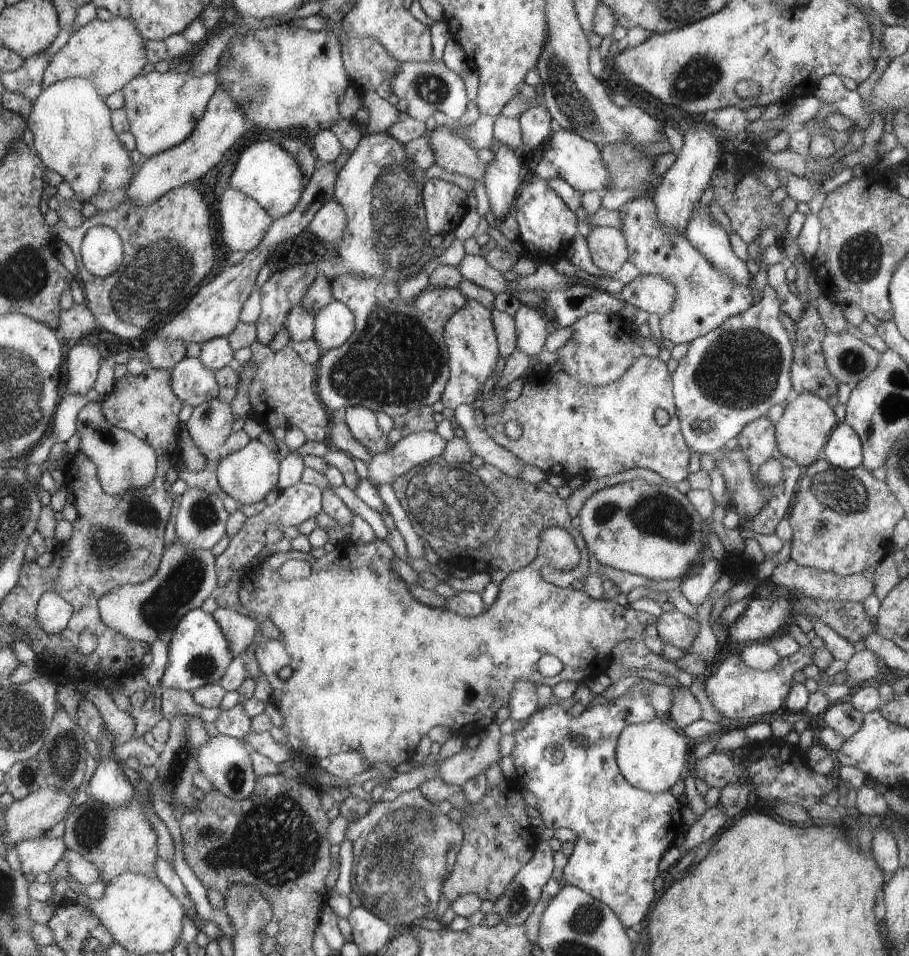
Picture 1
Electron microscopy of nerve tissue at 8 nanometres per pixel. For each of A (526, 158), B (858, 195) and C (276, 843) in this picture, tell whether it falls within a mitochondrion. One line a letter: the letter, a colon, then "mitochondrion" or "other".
A: other
B: other
C: mitochondrion

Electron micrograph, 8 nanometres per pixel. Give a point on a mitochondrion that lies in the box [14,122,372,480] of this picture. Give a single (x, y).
(156, 277)

